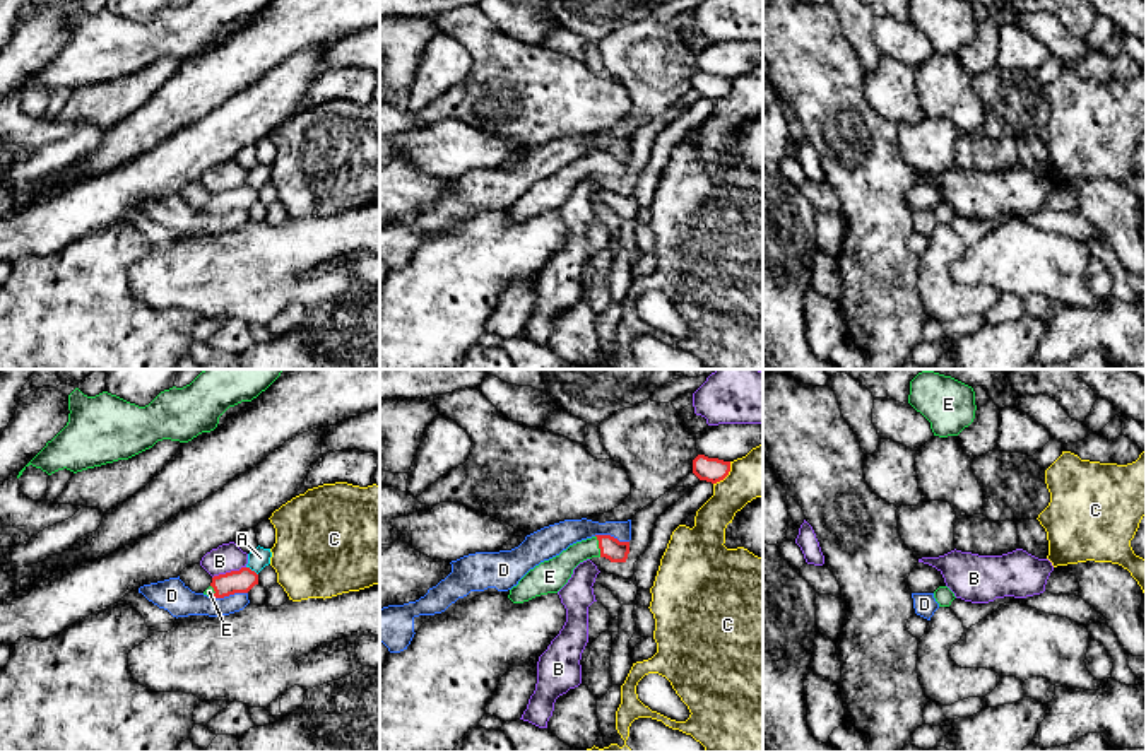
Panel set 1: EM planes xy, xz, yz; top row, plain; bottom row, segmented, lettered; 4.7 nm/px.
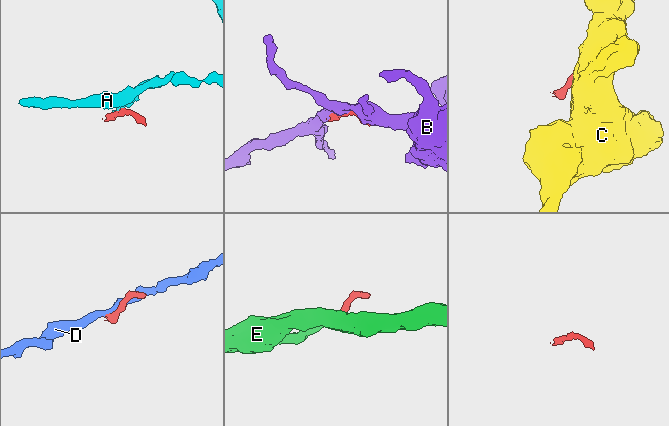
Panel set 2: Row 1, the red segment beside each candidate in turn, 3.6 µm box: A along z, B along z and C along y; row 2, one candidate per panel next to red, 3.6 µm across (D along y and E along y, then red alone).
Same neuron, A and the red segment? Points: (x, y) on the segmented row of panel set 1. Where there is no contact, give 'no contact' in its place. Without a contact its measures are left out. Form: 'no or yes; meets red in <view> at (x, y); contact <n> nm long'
no; meets red in xy at (250, 569); contact 70 nm long

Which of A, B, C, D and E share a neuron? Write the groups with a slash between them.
A / B / C / D / E

